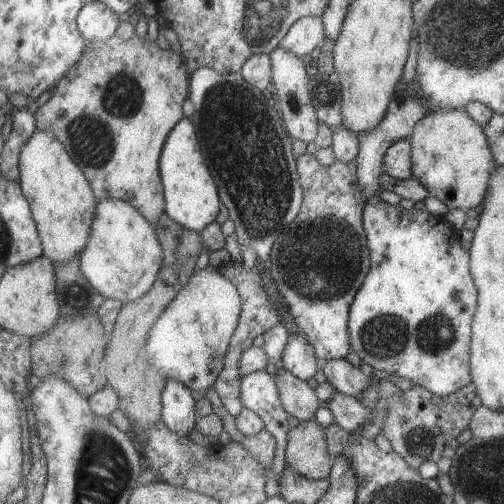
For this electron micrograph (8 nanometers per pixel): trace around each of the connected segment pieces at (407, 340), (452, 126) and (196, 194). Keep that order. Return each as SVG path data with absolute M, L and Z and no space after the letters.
M379 195L371 196L363 210L363 225L367 234L367 245L371 254L371 267L358 289L349 310L348 328L351 350L361 358L362 363L369 364L380 372L390 372L396 376L409 378L414 384L426 387L439 397L448 396L471 383L471 322L477 309L477 288L471 277L470 253L460 245L459 233L442 222L442 216L435 217L431 213L418 209L404 209L400 205L390 205Z
M464 109L432 110L414 125L409 139L413 176L430 195L439 198L449 209L466 211L481 207L490 173L497 164L481 126Z
M184 116L170 129L159 156L159 175L166 201L165 213L172 220L197 233L216 220L221 200L214 177L203 159L192 119Z

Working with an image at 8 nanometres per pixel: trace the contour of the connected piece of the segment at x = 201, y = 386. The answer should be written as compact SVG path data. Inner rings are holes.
M212 265L195 269L190 280L187 280L180 292L170 301L149 332L147 342L149 361L158 367L166 378L175 378L193 391L203 391L213 386L218 373L222 370L232 335L239 323L241 296L236 285L219 270L220 268Z

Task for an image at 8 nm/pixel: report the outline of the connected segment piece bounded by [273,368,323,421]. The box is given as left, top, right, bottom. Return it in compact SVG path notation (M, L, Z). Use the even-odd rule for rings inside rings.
M278 369L273 377L282 401L284 410L299 421L315 418L316 412L323 405L318 400L315 390L307 381L299 379L286 369Z

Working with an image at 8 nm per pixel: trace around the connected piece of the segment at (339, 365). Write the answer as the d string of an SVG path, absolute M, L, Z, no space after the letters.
M344 358L327 360L322 372L336 391L353 397L369 385L369 376Z

